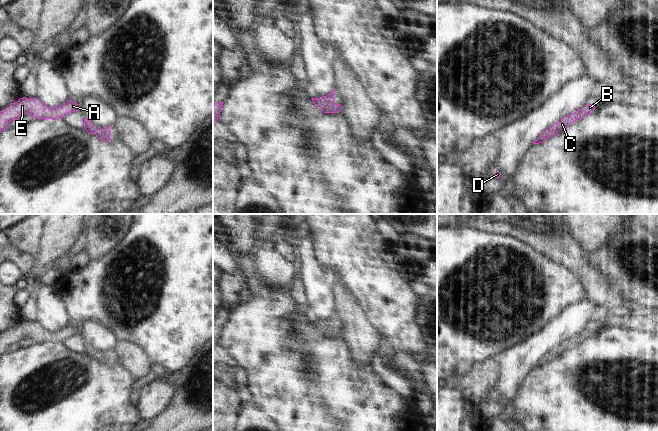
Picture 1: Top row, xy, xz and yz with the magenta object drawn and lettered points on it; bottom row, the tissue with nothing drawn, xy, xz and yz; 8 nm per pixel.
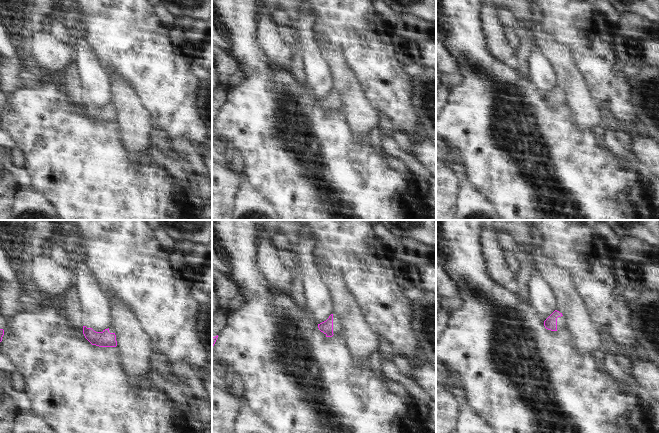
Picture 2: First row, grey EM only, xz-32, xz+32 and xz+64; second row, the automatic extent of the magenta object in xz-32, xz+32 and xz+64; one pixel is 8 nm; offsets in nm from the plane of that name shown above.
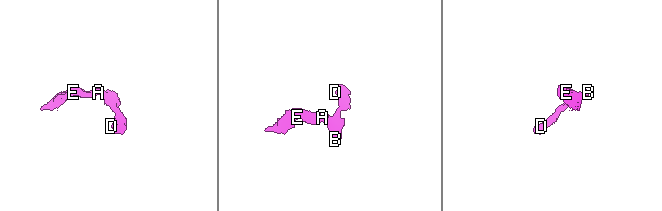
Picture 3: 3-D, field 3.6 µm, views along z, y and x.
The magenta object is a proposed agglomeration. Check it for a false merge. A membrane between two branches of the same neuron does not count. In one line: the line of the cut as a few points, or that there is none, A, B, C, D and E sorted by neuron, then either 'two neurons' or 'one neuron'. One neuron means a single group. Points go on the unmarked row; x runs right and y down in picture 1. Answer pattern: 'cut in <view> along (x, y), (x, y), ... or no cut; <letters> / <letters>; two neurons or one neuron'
no cut; A B C D E; one neuron

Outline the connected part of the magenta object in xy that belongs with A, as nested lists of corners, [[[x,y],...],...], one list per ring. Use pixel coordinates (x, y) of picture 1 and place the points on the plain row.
[[[23,321],[17,327],[11,327],[4,335],[0,335],[0,355],[7,352],[8,346],[18,344],[25,337],[36,343],[58,343],[74,335],[80,335],[80,331],[72,325],[67,325],[59,331],[48,331],[36,322],[28,324]]]

